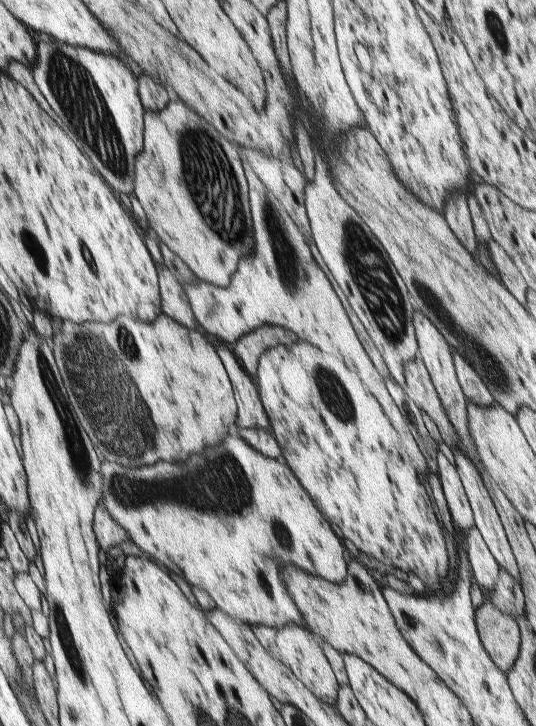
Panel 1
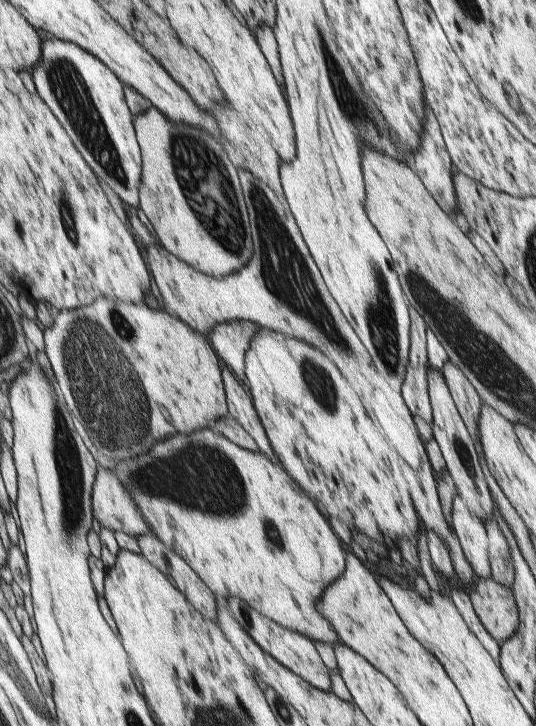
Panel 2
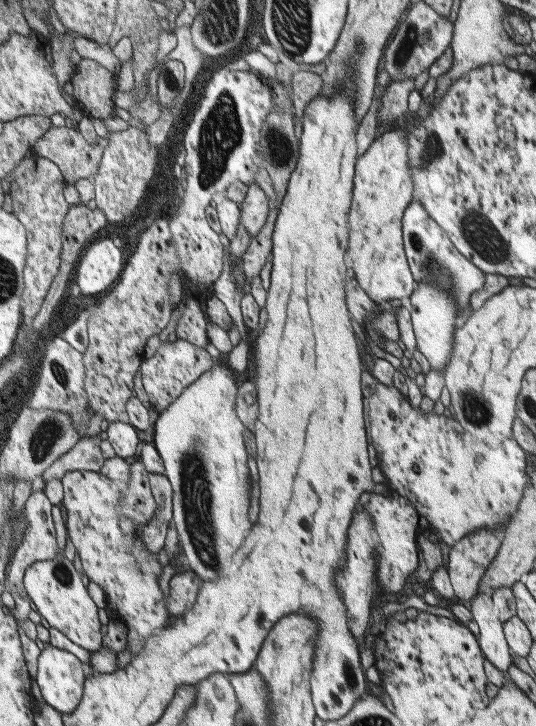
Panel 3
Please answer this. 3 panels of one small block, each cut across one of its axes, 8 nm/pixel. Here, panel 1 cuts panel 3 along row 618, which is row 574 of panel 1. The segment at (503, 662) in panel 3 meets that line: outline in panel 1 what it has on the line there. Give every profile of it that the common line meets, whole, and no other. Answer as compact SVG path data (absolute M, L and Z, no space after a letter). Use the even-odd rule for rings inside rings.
M475 527L466 532L464 544L466 557L471 565L471 574L483 592L491 592L500 568Z

